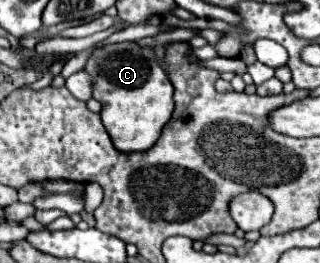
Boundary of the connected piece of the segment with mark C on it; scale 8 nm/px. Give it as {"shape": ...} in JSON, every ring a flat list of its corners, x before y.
{"shape":[[122,42,112,44,104,48,96,48,86,64,86,72,94,78,94,98,102,104,102,122,112,138,112,144,118,152,130,154,130,152,144,152,148,150,162,134,162,128,172,116,174,100,172,100,172,82,168,80,164,68,154,62,154,56,150,50,140,48,136,42]]}

